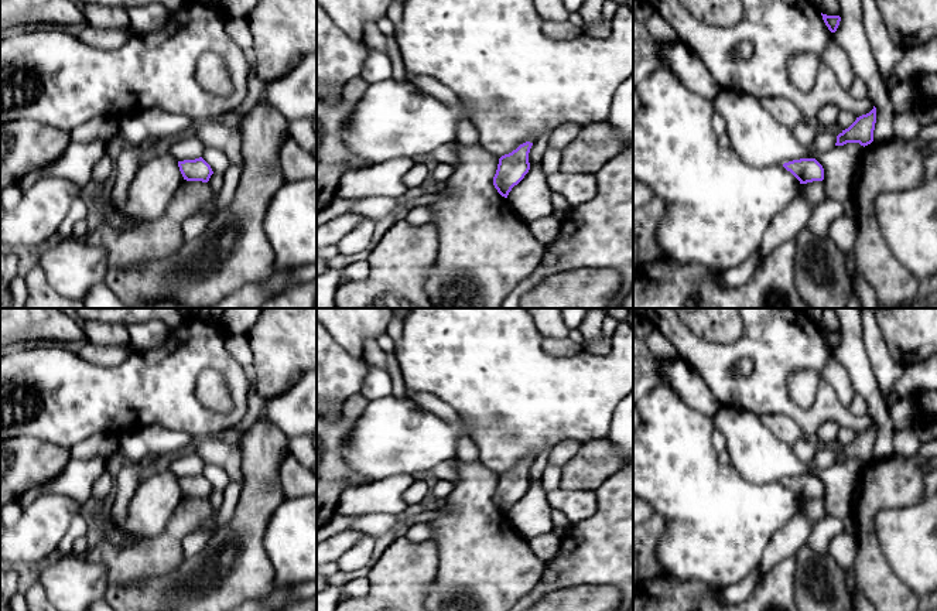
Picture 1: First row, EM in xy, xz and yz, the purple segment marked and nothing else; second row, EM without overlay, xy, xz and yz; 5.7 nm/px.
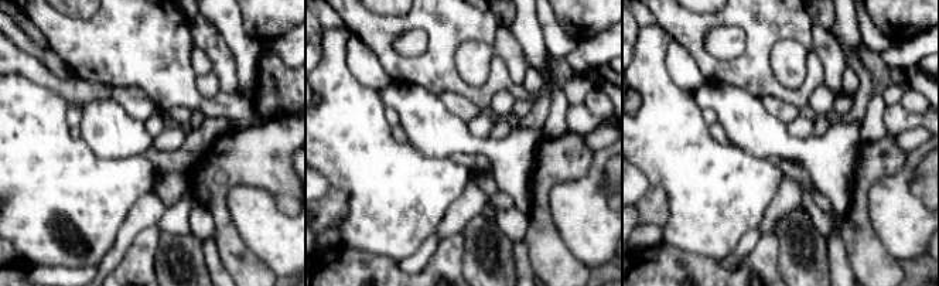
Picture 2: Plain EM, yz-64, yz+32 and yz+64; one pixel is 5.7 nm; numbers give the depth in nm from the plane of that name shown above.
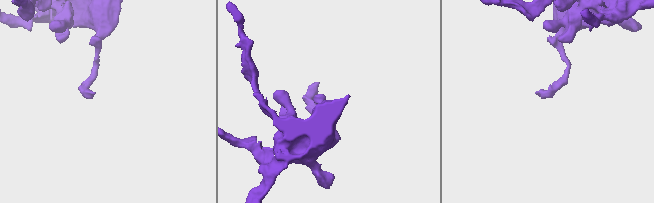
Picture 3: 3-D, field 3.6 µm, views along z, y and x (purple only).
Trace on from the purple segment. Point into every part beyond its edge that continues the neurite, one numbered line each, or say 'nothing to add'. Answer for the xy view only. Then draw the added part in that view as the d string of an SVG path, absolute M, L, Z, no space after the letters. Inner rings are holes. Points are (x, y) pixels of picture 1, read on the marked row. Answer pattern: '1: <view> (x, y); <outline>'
nothing to add

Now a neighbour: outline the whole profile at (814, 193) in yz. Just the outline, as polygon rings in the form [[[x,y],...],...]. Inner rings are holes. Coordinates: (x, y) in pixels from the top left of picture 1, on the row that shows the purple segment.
[[[823,181],[800,184],[800,192],[813,206],[824,202],[827,198],[825,187]]]

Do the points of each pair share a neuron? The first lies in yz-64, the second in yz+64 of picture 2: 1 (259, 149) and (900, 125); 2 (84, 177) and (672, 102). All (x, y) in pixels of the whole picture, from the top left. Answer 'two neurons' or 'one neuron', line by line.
1: two neurons
2: one neuron

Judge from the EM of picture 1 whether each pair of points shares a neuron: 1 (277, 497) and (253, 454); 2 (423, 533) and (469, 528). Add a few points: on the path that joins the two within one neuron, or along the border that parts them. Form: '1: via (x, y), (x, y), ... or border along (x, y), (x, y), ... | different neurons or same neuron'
1: via (267, 487), (262, 478), (260, 464) | same neuron
2: border along (423, 525), (431, 538) | different neurons

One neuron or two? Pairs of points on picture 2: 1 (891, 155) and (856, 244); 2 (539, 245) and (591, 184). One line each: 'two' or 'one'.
1: one
2: two

